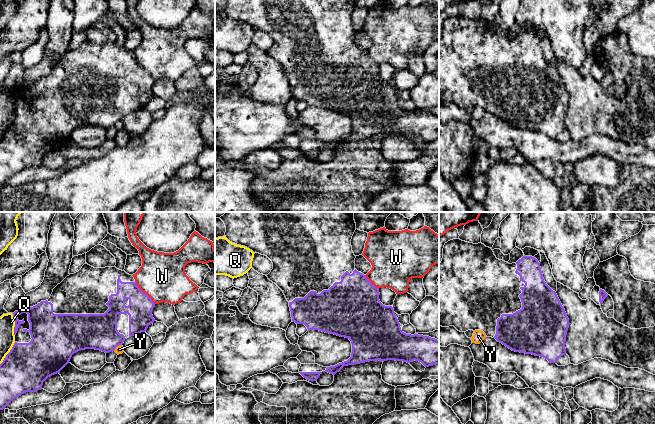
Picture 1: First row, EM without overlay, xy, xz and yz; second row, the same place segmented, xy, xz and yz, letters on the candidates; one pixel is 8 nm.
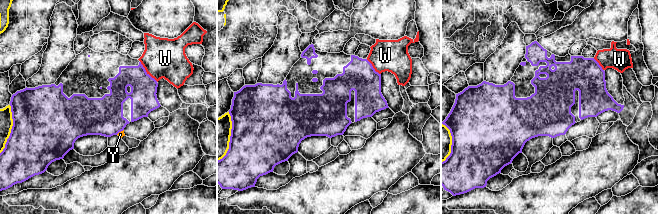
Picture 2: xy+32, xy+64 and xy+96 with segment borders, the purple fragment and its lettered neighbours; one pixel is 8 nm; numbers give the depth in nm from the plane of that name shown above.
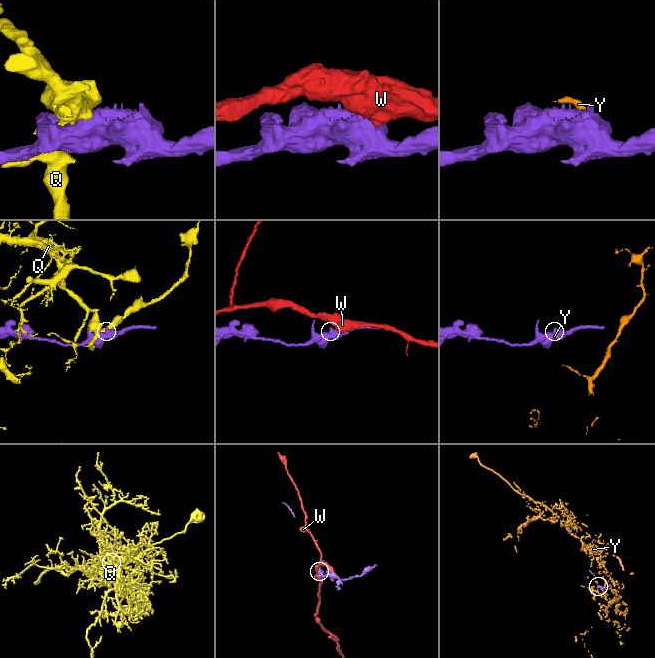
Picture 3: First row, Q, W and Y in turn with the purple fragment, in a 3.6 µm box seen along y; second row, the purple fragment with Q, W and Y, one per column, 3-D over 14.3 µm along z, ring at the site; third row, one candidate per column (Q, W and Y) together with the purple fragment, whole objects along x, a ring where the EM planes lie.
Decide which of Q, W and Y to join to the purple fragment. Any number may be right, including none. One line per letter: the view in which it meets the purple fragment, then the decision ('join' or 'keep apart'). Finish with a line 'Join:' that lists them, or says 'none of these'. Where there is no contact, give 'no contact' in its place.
Q: meets purple in xy; keep apart
W: meets purple in xy; keep apart
Y: meets purple in xy; keep apart
Join: none of these

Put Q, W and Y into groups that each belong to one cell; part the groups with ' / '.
Q / W / Y

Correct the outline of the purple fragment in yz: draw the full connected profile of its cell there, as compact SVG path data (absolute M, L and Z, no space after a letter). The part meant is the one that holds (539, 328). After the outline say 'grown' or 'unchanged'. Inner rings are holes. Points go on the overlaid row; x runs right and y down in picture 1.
M453 239L445 243L443 248L443 258L439 264L439 326L454 326L460 332L481 330L487 337L495 338L498 342L502 343L512 351L540 356L551 363L556 363L561 356L566 354L565 340L569 328L569 319L556 292L544 281L540 263L536 258L524 255L516 263L509 264L503 260L497 259L493 250L482 243L473 244L460 239Z | grown

